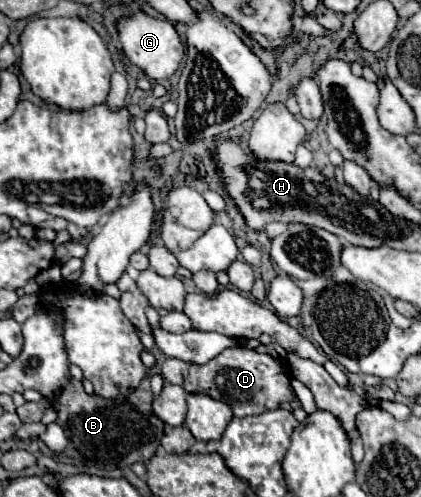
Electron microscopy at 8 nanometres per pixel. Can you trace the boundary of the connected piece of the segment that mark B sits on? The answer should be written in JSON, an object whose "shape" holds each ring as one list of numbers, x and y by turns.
{"shape":[[70,379,66,389,60,393,58,399,54,399,52,407,58,413,56,423,64,429,68,437,68,447,64,449,64,457,68,457,72,465,76,467,96,467,104,471,112,469,124,469,132,463,148,463,150,457,154,457,156,449,160,447,160,439,164,437,164,423,154,415,152,411,152,391,150,391,150,379,142,379,140,387,130,393,130,397,116,397,116,399,102,399,96,395,86,395,80,381]]}

